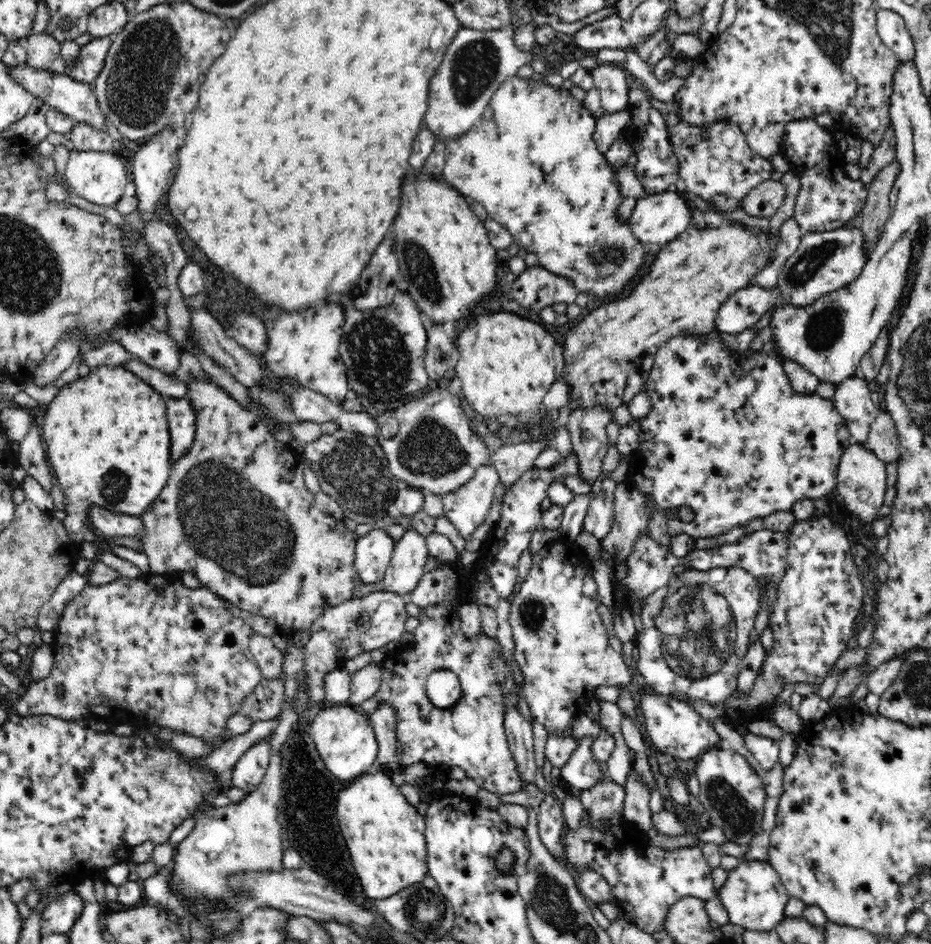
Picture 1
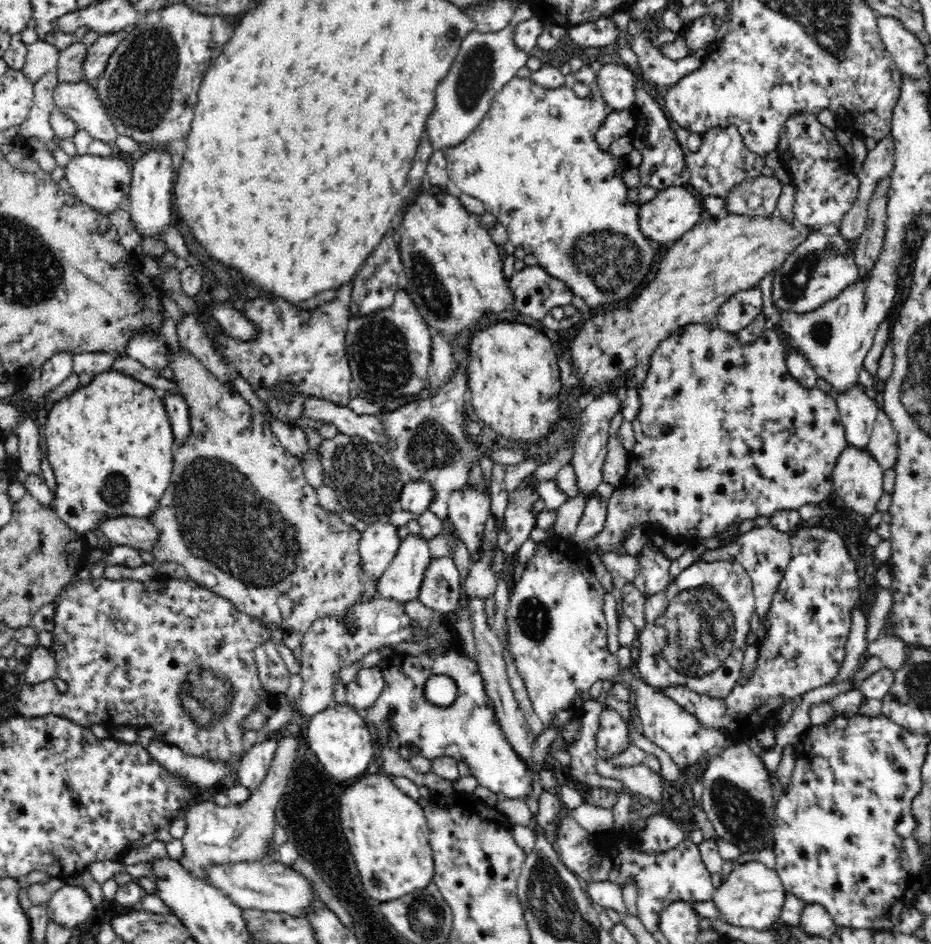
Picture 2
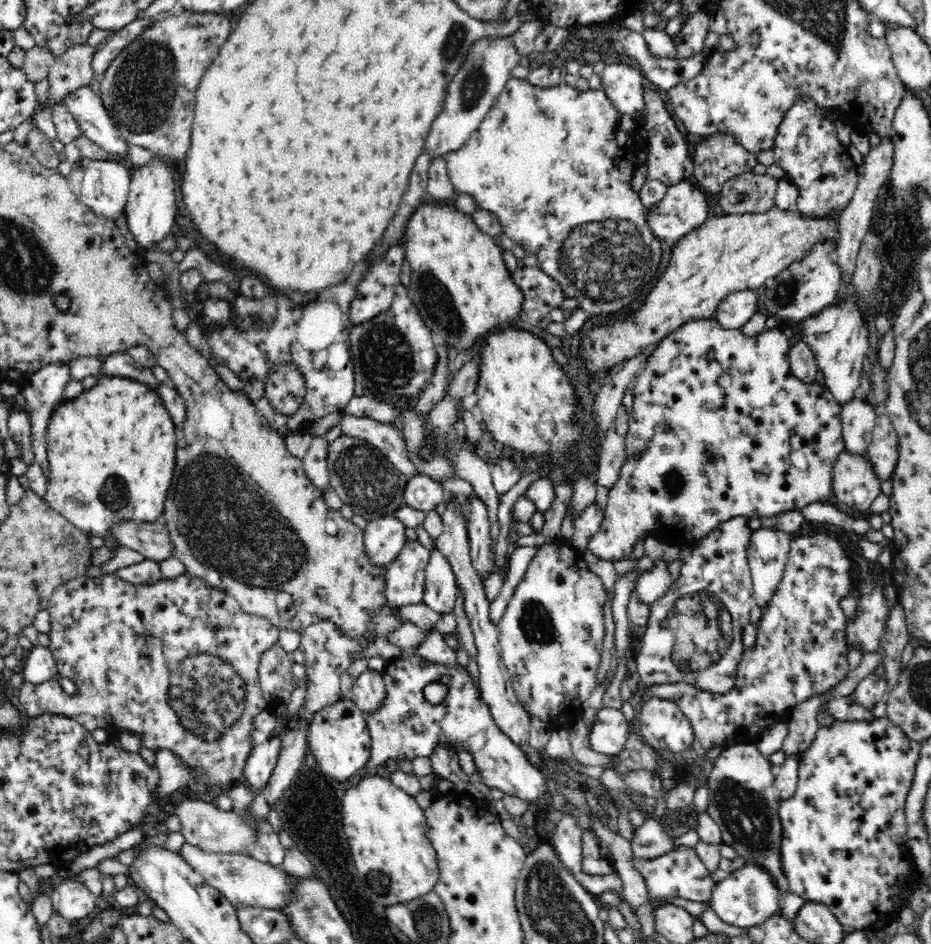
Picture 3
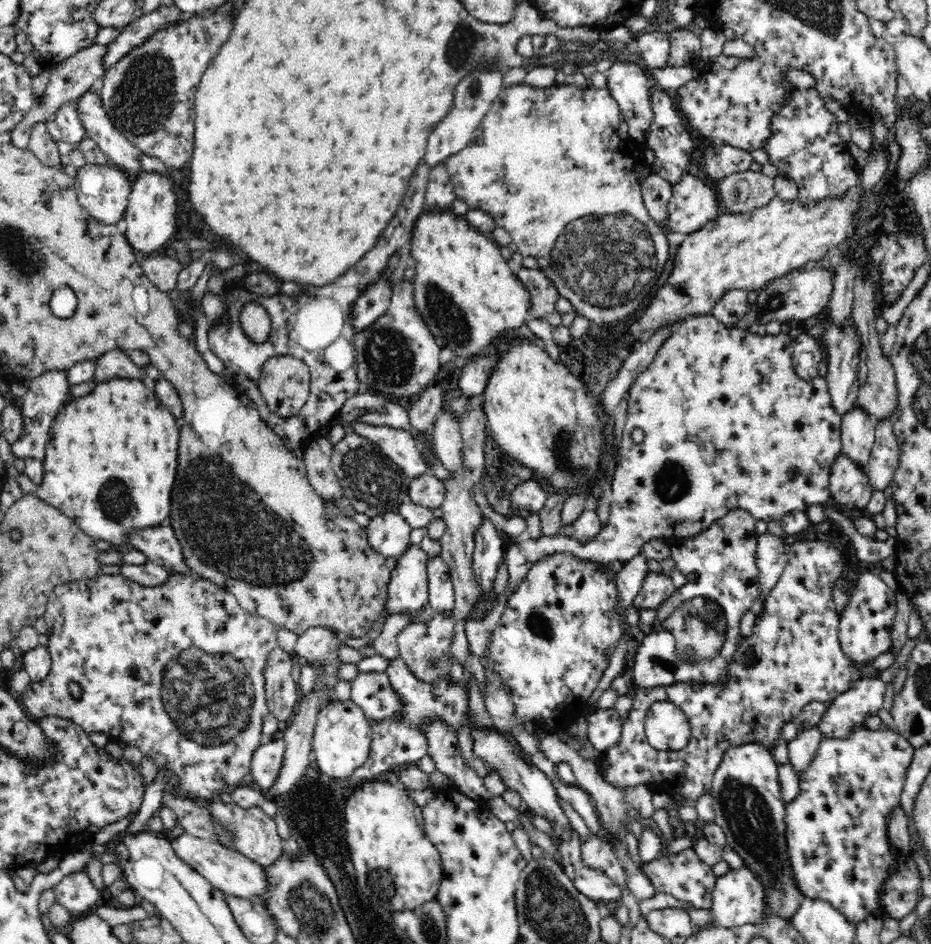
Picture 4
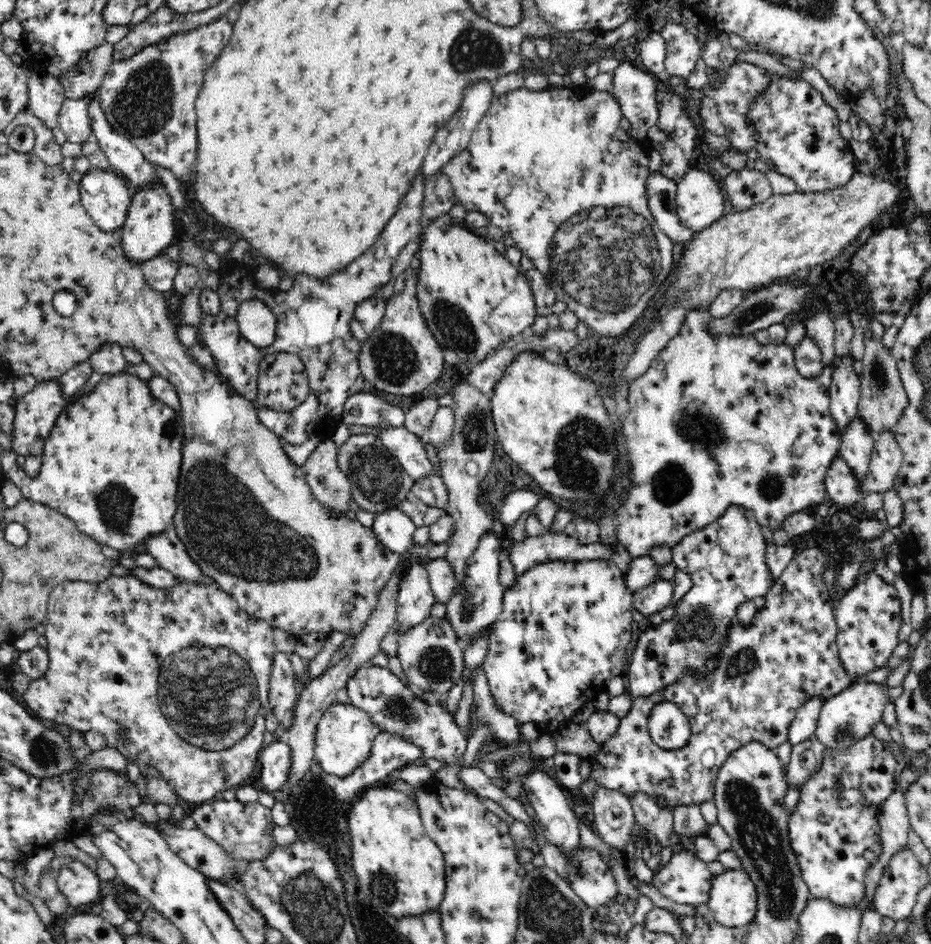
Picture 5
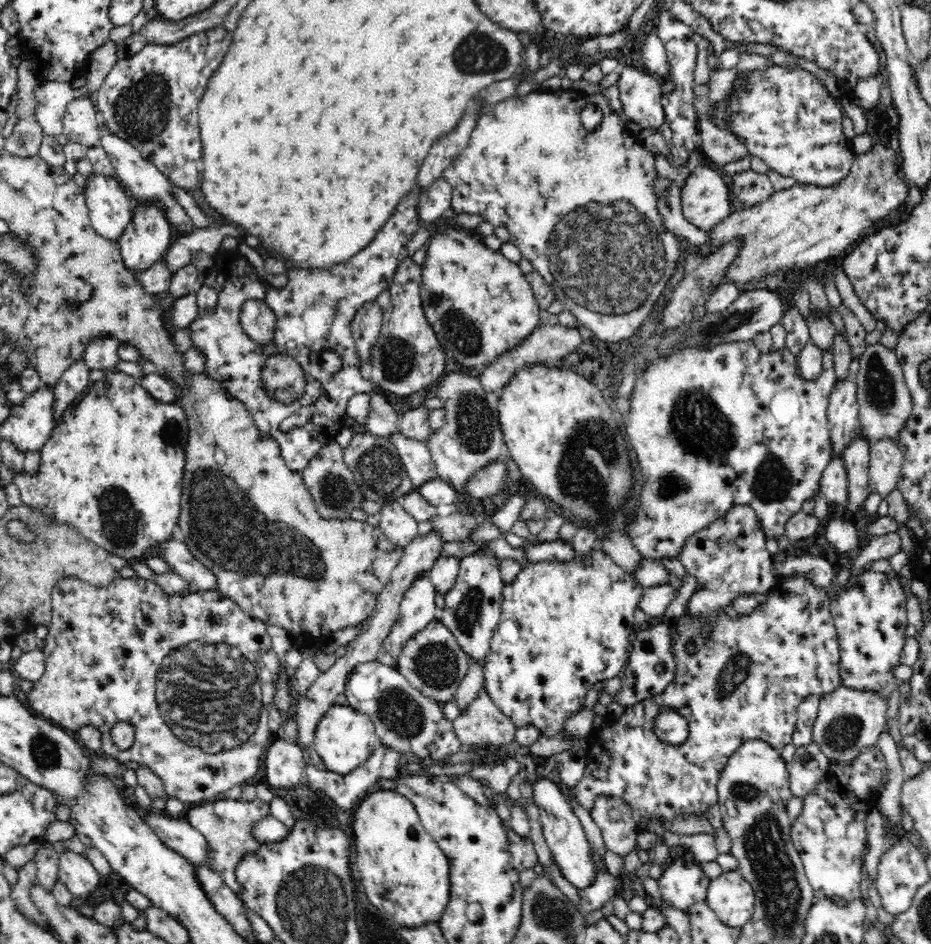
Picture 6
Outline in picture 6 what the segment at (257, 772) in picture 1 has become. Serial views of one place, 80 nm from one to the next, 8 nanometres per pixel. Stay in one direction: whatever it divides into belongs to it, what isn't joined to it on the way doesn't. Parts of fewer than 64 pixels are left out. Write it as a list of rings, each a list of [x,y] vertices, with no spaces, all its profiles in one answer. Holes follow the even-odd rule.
[[[288,737],[273,740],[266,750],[264,781],[270,788],[286,788],[300,784],[305,778],[305,771],[310,765],[302,745]]]

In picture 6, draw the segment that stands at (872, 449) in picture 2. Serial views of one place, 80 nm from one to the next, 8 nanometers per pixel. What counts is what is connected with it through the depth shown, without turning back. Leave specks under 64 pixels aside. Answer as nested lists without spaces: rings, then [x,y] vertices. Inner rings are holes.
[[[895,439],[869,442],[869,479],[874,493],[884,499],[897,489],[904,455]]]

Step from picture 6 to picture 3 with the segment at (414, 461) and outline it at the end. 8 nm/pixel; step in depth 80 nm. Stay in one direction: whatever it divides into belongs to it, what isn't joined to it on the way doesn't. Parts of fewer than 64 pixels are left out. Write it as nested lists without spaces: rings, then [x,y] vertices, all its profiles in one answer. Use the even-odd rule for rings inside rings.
[[[341,413],[339,424],[343,434],[363,438],[378,447],[390,462],[408,477],[418,475],[416,465],[412,463],[410,449],[406,445],[404,433],[391,424],[380,424],[369,418],[356,418]]]

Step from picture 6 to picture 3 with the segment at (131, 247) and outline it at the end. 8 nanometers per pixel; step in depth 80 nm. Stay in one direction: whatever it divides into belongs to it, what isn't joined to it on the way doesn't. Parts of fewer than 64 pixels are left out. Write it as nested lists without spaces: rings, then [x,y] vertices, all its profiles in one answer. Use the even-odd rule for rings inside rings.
[[[152,158],[146,166],[132,169],[130,194],[124,210],[128,232],[138,244],[139,251],[147,252],[171,234],[176,222],[176,182],[164,161]]]

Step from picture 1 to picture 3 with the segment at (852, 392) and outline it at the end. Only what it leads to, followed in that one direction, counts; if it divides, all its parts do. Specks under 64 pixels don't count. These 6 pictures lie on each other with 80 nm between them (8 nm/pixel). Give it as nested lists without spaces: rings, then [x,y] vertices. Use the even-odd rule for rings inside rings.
[[[860,395],[853,402],[842,406],[842,436],[846,452],[867,456],[877,415],[878,412],[862,400]]]

